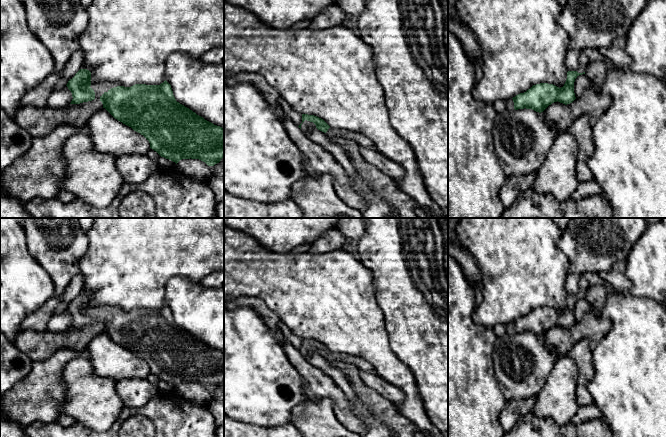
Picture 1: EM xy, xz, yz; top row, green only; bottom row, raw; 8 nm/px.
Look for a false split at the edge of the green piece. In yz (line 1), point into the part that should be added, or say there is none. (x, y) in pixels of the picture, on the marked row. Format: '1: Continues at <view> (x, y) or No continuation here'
1: Continues at yz (589, 55)

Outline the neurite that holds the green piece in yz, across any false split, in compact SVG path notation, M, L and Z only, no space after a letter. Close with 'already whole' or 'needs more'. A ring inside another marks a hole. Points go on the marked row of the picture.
M597 48L582 49L578 59L579 67L576 71L567 72L567 79L563 87L559 88L548 83L533 85L526 92L506 100L506 110L514 111L526 108L541 113L557 101L565 105L570 104L576 99L574 93L575 79L579 75L585 74L585 70L590 64L607 61Z; needs more

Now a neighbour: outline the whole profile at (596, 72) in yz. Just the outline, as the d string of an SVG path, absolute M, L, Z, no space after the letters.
M609 61L607 62L594 62L590 64L585 70L585 75L591 80L591 86L600 90L606 73L613 66Z

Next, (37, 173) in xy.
M59 125L49 134L33 137L30 148L0 174L0 191L25 203L35 198L49 200L64 189L60 185L66 171L61 160L65 141L76 133L88 135L86 125Z

